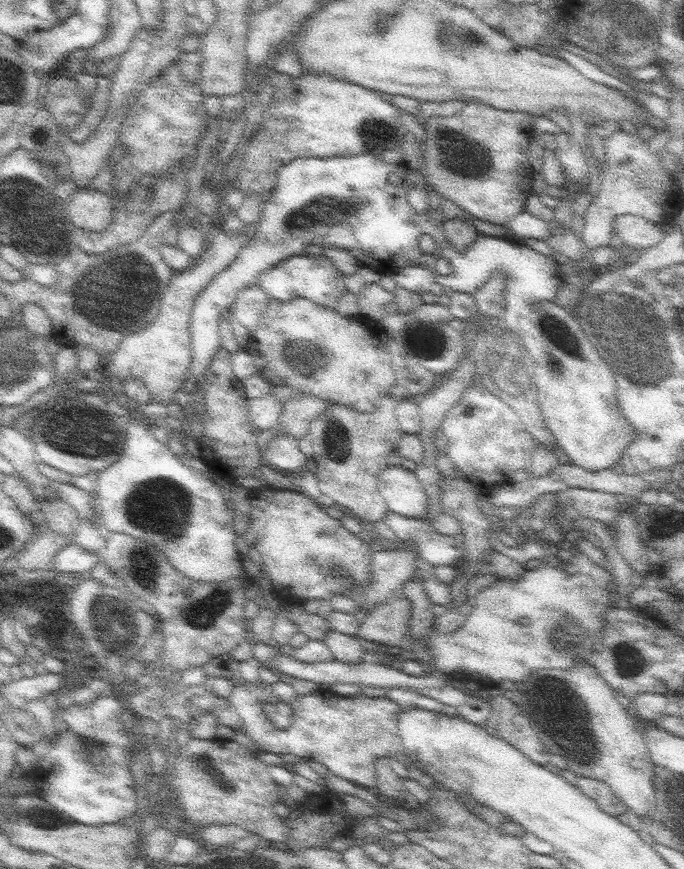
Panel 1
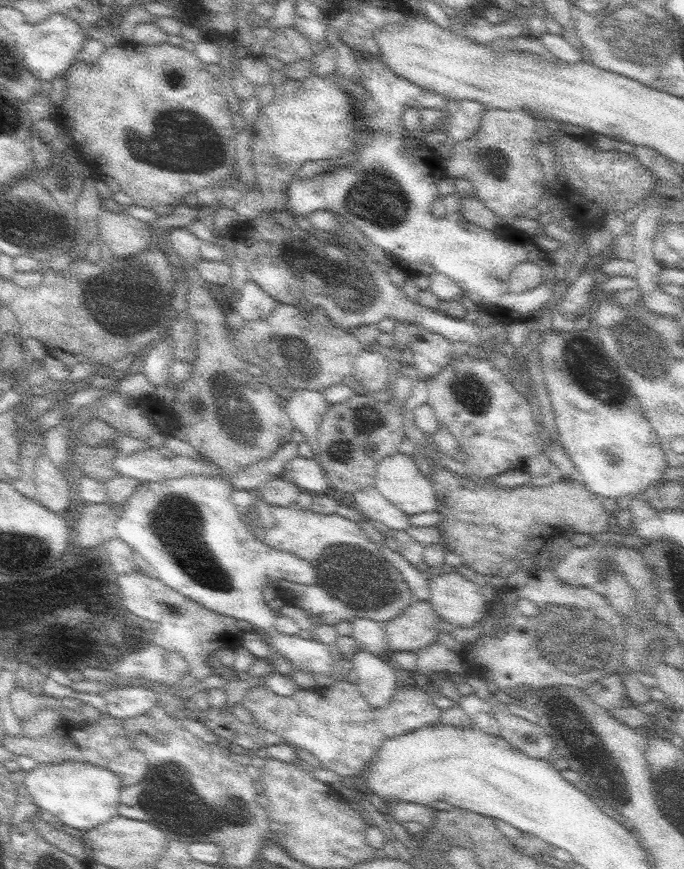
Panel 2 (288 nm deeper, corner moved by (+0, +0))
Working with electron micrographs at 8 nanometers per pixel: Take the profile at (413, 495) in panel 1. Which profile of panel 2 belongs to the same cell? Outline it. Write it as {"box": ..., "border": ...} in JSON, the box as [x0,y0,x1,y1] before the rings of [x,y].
{"box":[375,452,437,516],"border":[[[401,452],[383,458],[377,466],[375,472],[375,488],[379,490],[379,494],[383,494],[391,504],[395,504],[399,510],[403,510],[407,516],[413,514],[421,514],[421,512],[435,512],[437,510],[437,496],[433,490],[433,482],[421,474],[421,470],[417,468],[417,464],[413,462],[411,456],[405,456]]]}

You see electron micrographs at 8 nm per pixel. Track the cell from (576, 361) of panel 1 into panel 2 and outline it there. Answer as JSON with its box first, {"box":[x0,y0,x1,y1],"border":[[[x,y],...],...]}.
{"box":[533,328,667,498],"border":[[[587,328],[585,332],[555,332],[555,334],[547,330],[541,334],[533,334],[533,340],[539,346],[537,354],[541,360],[545,386],[551,400],[549,408],[553,408],[553,416],[559,432],[557,440],[561,442],[567,456],[571,458],[575,470],[583,476],[583,484],[587,486],[587,490],[591,490],[601,498],[649,496],[649,490],[659,484],[663,472],[667,470],[665,452],[661,448],[659,436],[649,426],[649,422],[645,422],[639,402],[635,394],[629,390],[629,382],[621,378],[621,372],[617,370],[611,356],[607,356],[607,352],[603,350],[595,330]]]}

